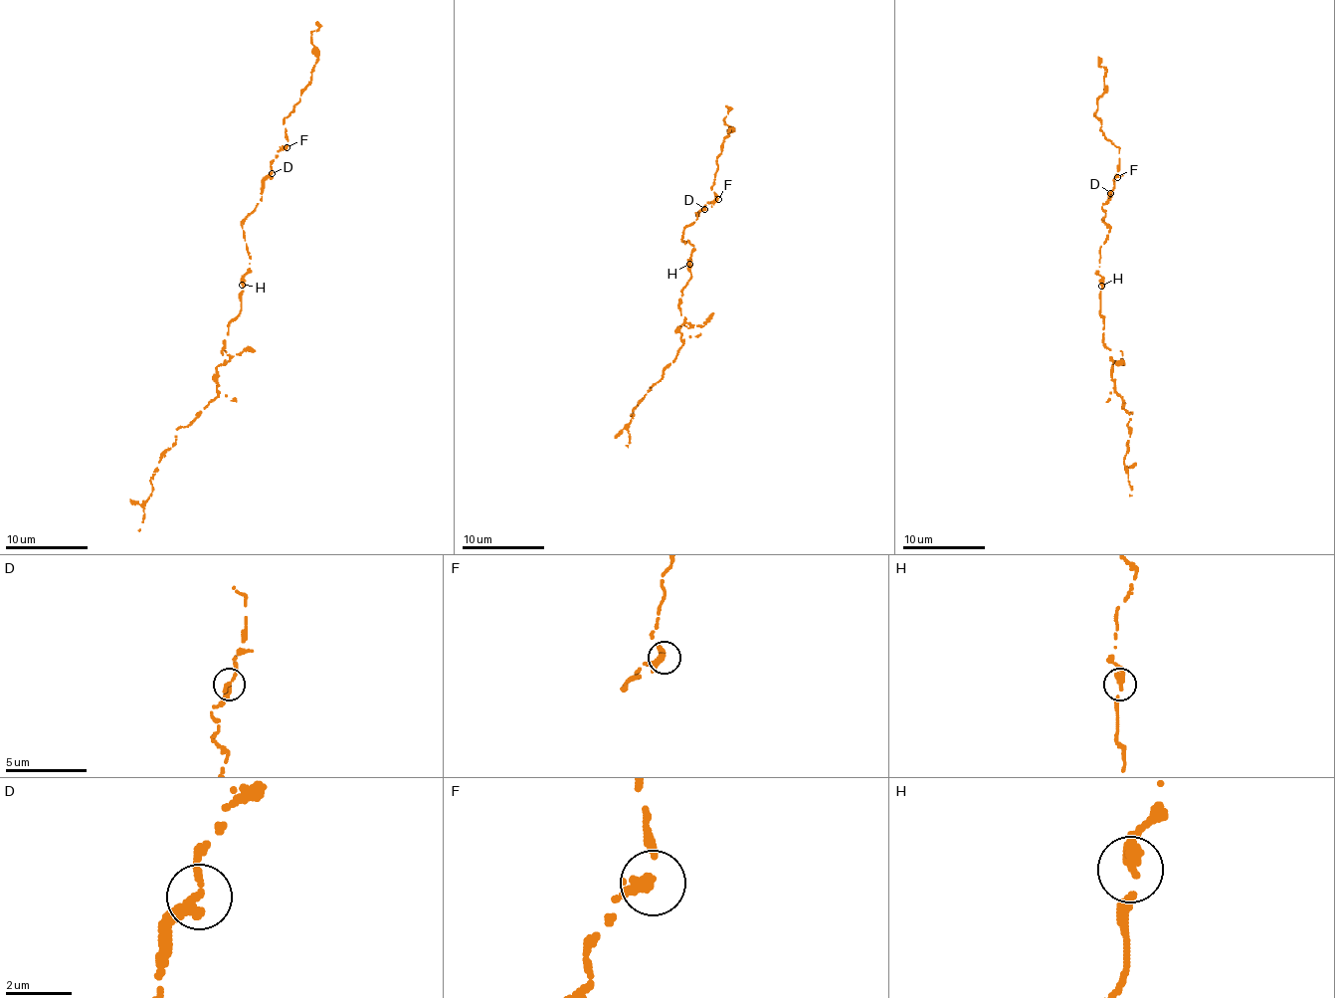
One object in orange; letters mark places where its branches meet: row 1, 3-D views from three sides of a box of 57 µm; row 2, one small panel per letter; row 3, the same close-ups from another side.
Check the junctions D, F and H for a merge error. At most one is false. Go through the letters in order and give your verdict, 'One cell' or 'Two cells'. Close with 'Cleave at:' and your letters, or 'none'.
D: One cell
F: One cell
H: One cell
Cleave at: none

